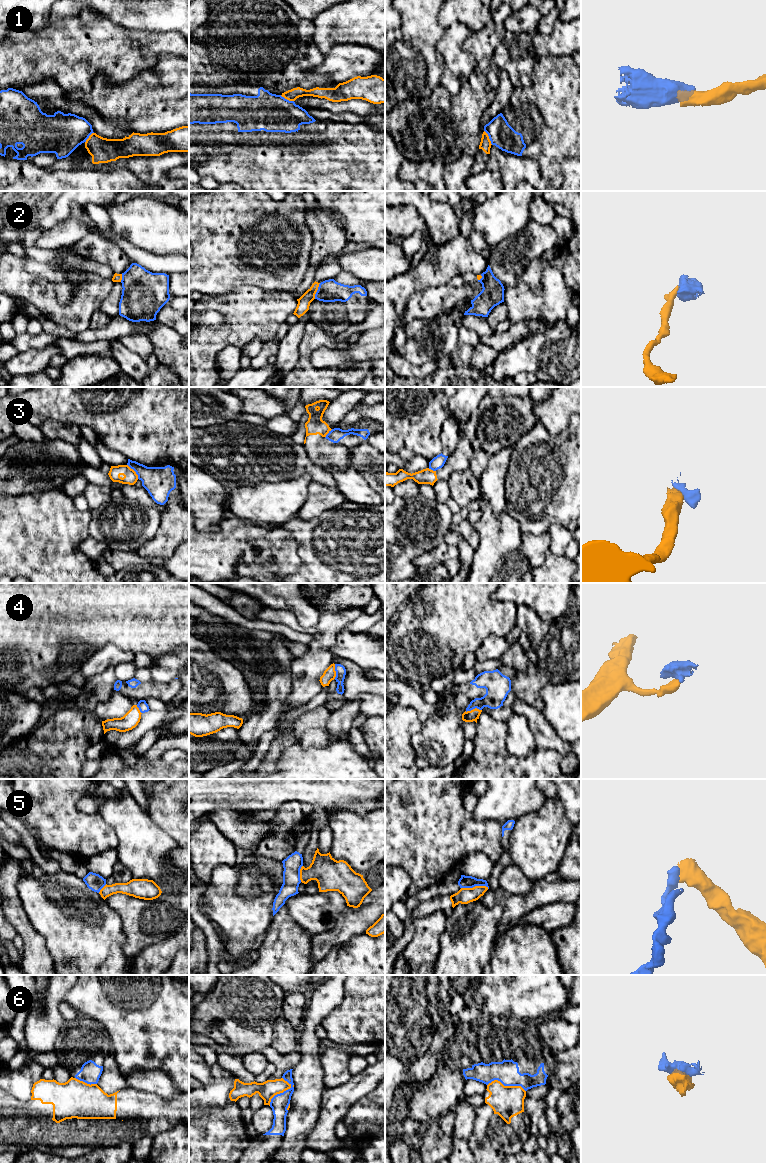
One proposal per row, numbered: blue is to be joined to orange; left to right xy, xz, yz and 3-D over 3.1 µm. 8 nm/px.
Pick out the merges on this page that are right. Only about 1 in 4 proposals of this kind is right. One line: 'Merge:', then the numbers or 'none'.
Merge: none

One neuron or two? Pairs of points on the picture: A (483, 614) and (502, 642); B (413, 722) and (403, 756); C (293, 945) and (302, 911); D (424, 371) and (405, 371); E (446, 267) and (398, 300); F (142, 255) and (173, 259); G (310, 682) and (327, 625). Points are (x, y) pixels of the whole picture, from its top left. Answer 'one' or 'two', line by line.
A: two
B: one
C: two
D: one
E: one
F: one
G: one

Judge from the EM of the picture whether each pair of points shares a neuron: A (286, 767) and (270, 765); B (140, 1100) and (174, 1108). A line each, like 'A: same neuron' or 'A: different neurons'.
A: different neurons
B: same neuron

